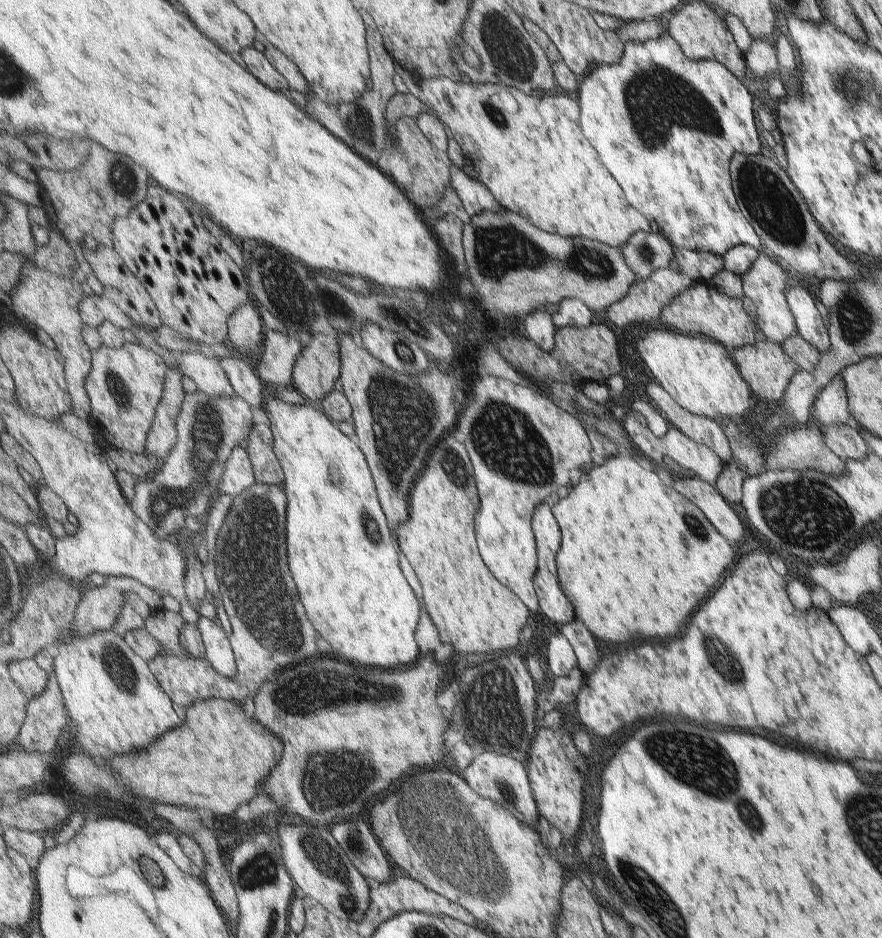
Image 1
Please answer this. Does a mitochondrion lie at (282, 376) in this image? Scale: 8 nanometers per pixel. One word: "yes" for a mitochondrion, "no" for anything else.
no

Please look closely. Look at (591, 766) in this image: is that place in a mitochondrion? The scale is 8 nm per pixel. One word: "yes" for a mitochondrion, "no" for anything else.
no

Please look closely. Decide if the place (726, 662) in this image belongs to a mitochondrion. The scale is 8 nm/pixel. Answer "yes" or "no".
yes

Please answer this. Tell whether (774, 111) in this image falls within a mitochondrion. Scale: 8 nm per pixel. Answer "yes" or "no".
no

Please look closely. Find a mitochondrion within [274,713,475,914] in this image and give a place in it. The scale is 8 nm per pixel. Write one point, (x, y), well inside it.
(339, 778)

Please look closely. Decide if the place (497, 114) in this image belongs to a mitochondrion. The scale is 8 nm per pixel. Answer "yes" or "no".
yes

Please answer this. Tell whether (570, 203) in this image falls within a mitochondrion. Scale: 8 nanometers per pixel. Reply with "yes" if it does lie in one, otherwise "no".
no

